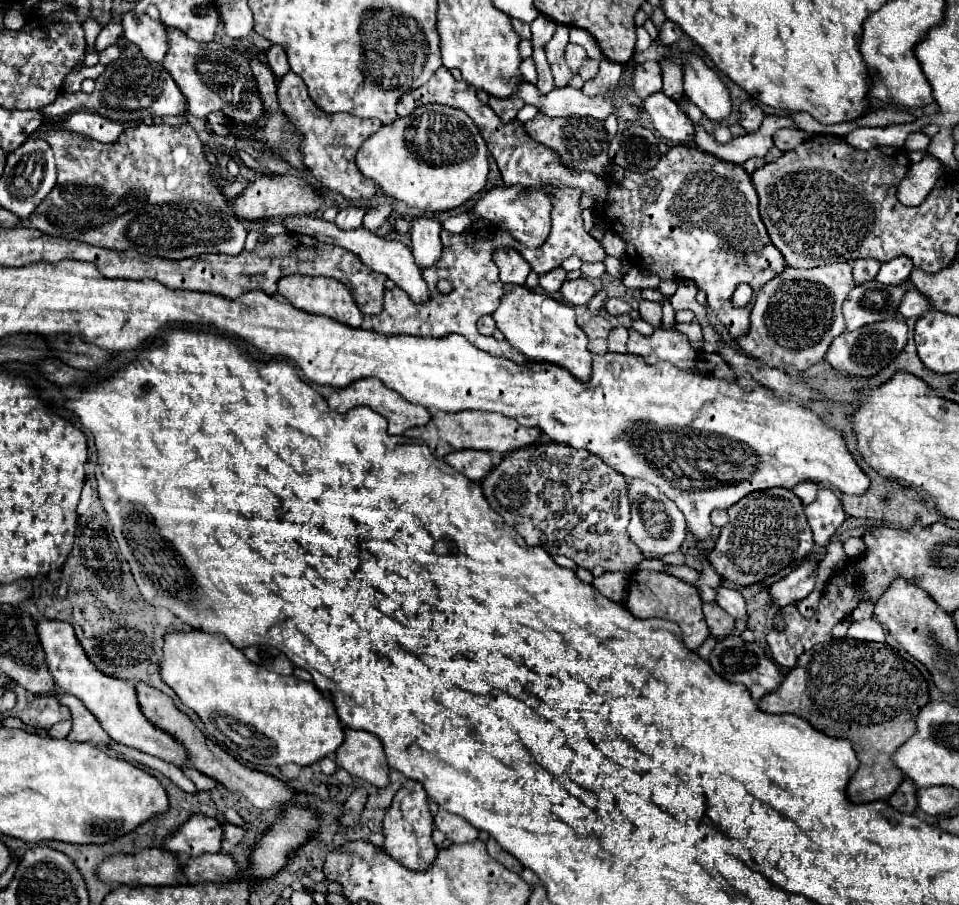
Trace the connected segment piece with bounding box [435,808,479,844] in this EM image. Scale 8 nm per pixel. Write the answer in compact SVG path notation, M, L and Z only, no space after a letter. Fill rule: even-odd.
M441 808L435 814L435 828L445 832L445 836L451 842L457 842L457 844L473 842L473 840L479 838L479 830L473 828L465 818L461 818L457 814L449 814L449 812L441 810Z

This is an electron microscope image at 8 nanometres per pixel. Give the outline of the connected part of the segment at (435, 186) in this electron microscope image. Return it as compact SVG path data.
M429 104L393 124L381 126L357 152L357 168L373 178L385 196L425 214L447 212L485 188L487 144L473 120L451 106Z

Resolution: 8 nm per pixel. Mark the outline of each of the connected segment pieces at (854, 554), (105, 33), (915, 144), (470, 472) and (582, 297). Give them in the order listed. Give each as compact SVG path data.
M849 538L843 542L843 548L845 548L845 554L851 558L851 560L857 560L865 554L865 542L863 538Z
M107 24L107 26L101 30L101 34L97 36L95 50L97 50L97 52L103 52L105 48L113 46L113 44L117 42L119 34L121 34L121 24Z
M917 131L907 136L904 148L905 150L909 150L909 152L925 152L925 150L929 148L929 144L931 144L931 136L927 136L927 134Z
M457 450L445 456L445 462L469 480L479 482L493 468L493 454L485 450Z
M579 278L579 280L565 280L559 292L567 304L575 306L575 304L587 304L589 298L597 292L597 288L587 278Z

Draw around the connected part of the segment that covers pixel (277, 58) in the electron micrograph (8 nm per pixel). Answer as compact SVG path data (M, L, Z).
M273 44L273 46L265 52L265 62L267 62L269 68L275 72L277 78L281 78L283 74L289 72L289 62L287 62L285 50L283 50L283 46L279 46L279 44Z

